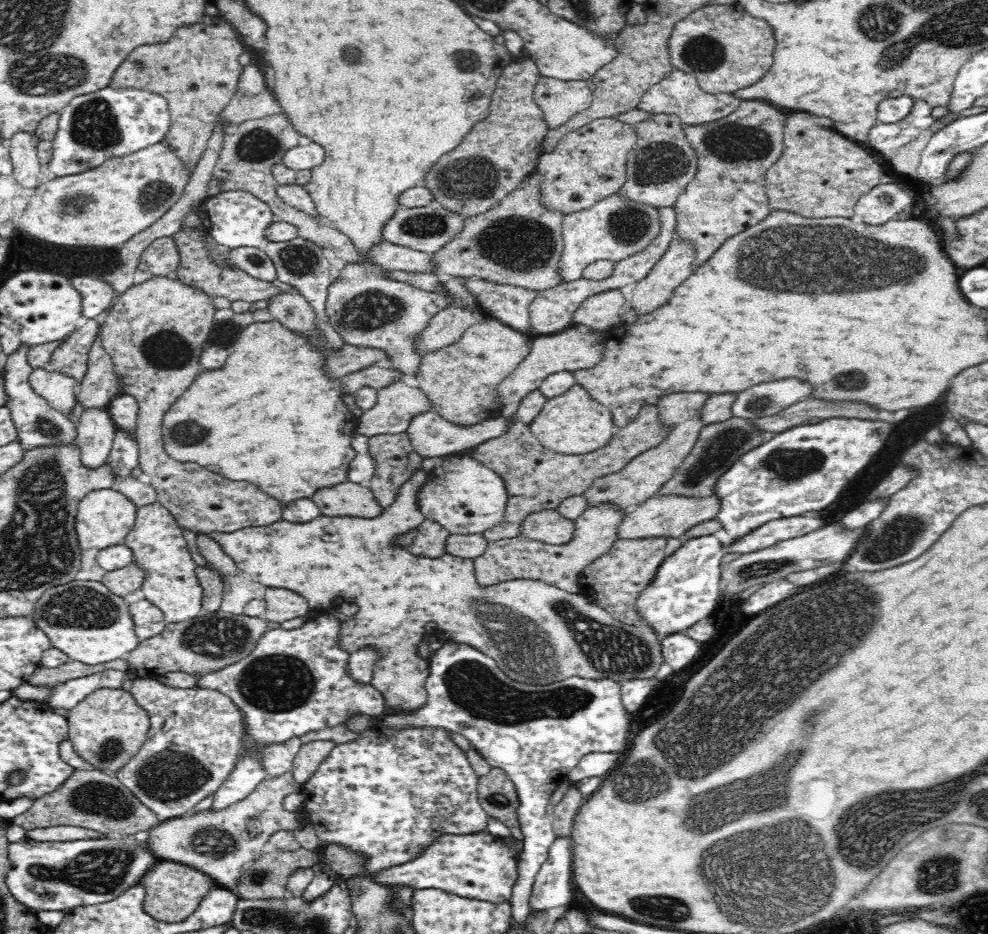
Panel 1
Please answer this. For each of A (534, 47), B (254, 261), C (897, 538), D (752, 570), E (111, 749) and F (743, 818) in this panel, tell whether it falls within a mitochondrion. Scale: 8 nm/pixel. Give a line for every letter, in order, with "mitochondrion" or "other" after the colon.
A: other
B: mitochondrion
C: mitochondrion
D: mitochondrion
E: mitochondrion
F: mitochondrion

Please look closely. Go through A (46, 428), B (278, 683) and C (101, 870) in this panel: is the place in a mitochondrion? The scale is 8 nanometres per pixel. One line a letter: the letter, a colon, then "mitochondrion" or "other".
A: mitochondrion
B: mitochondrion
C: mitochondrion

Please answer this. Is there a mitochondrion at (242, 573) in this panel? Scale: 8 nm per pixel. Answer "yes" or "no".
no

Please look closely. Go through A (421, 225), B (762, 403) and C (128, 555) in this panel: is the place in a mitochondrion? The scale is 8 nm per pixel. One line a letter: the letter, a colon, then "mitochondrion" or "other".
A: mitochondrion
B: mitochondrion
C: other

